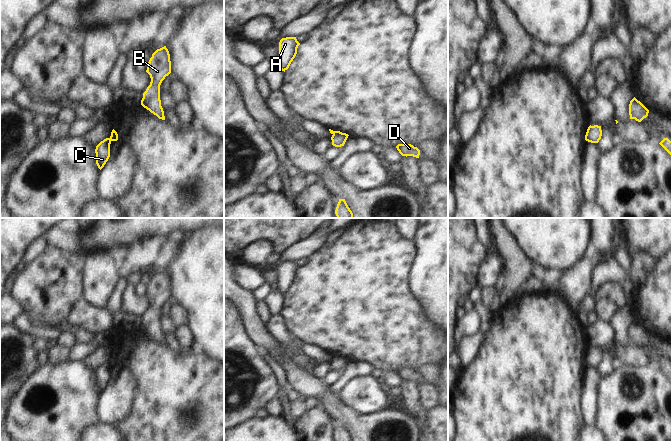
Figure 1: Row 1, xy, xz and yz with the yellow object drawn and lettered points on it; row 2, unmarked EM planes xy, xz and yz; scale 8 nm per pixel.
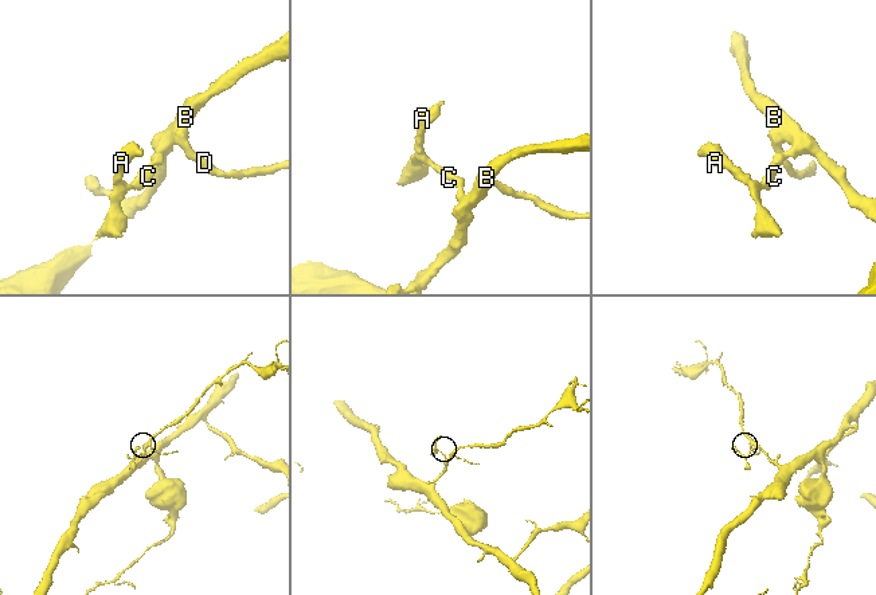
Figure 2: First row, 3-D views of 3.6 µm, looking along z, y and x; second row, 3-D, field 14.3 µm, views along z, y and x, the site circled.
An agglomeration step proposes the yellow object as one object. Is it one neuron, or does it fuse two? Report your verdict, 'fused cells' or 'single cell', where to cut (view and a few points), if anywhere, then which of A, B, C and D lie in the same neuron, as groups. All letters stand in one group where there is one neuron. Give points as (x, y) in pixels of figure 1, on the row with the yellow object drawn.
fused cells; cut in xy along (109, 138), (111, 140); A C / B D

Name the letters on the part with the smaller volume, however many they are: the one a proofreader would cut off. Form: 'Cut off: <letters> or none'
Cut off: A, C

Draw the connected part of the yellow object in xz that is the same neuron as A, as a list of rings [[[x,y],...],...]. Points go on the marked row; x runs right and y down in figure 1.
[[[296,37],[282,38],[279,42],[278,64],[282,71],[286,71],[297,54],[300,43]]]

